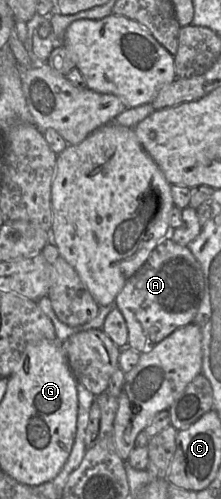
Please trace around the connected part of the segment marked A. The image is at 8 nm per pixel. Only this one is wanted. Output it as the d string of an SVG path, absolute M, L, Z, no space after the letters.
M171 238L162 239L152 250L144 264L126 281L114 303L122 313L128 329L128 347L139 353L150 350L177 328L193 322L204 294L202 269L186 247Z

